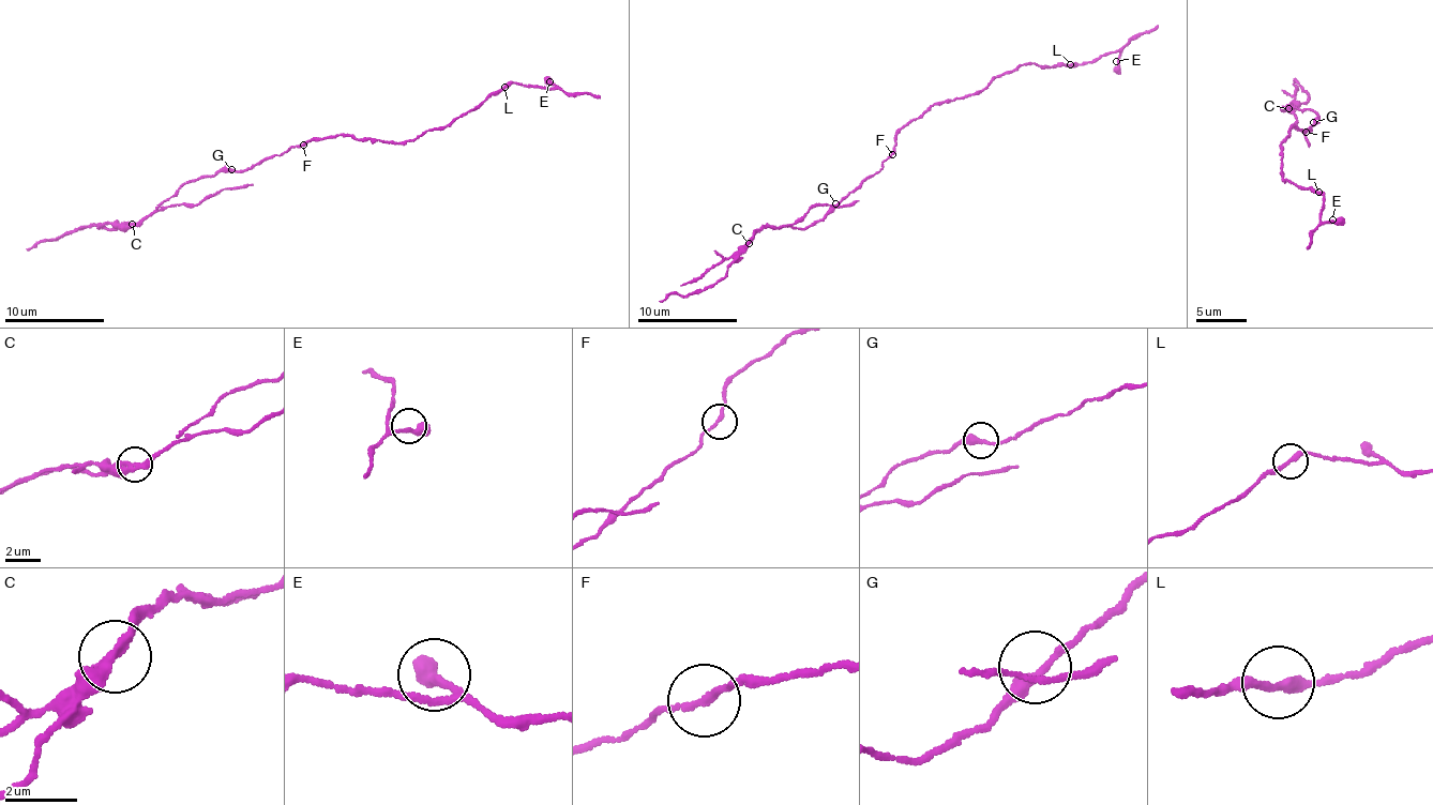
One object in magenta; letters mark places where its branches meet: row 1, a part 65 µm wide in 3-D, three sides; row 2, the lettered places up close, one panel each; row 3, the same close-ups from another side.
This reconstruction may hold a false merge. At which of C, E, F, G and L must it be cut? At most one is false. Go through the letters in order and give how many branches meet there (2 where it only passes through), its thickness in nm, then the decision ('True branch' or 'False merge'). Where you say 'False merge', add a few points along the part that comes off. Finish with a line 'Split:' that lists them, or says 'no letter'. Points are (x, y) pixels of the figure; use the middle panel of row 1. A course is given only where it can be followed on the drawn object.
C: Branches: 2. Thickness 280 nm. False merge. Course of the part to remove: (748, 242), (769, 227), (802, 222), (814, 207), (835, 207), (859, 200)
E: Branches: 2. Thickness 260 nm. True branch
F: Branches: 2. Thickness 170 nm. True branch
G: Branches: 2. Thickness 300 nm. True branch
L: Branches: 2. Thickness 240 nm. True branch
Split: C

